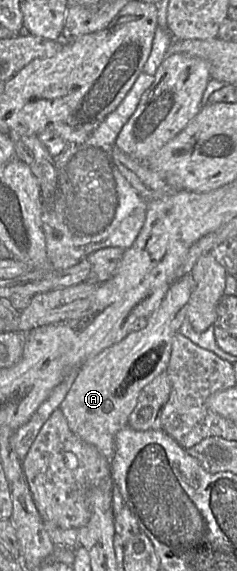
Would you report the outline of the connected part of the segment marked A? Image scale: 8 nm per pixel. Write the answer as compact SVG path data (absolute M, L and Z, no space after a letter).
M190 274L177 278L169 287L158 307L147 317L147 325L140 331L130 332L120 342L109 346L94 357L88 359L74 372L70 388L59 406L71 431L83 441L94 445L101 454L110 460L114 453L116 434L128 425L129 416L134 410L142 389L156 376L166 372L172 340L186 319L187 307L194 281Z

